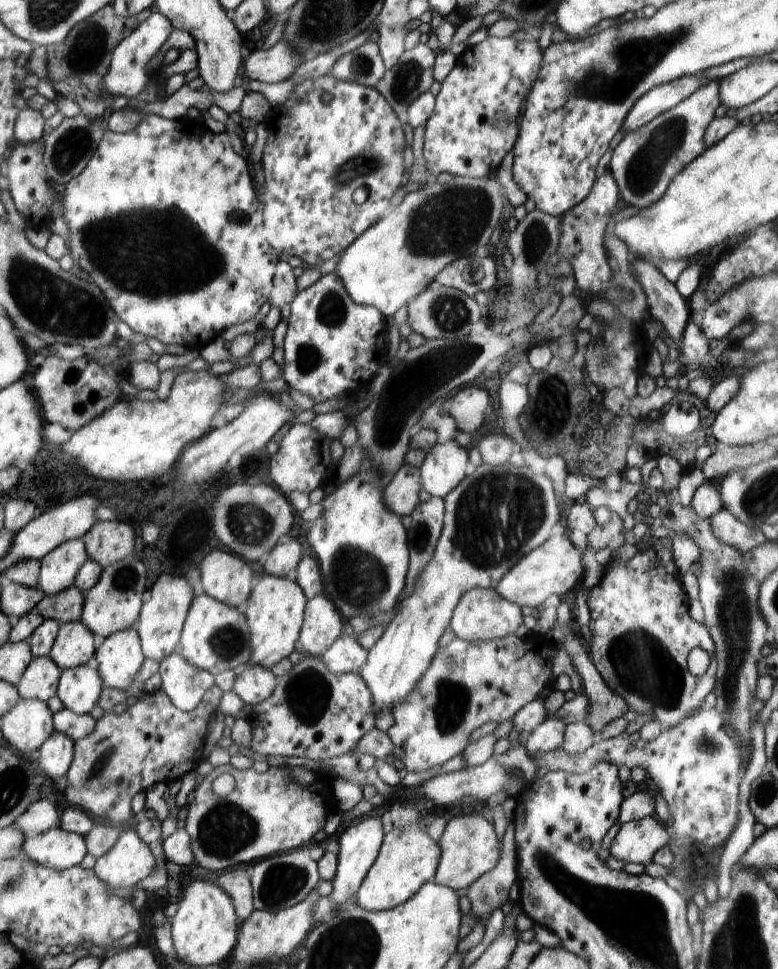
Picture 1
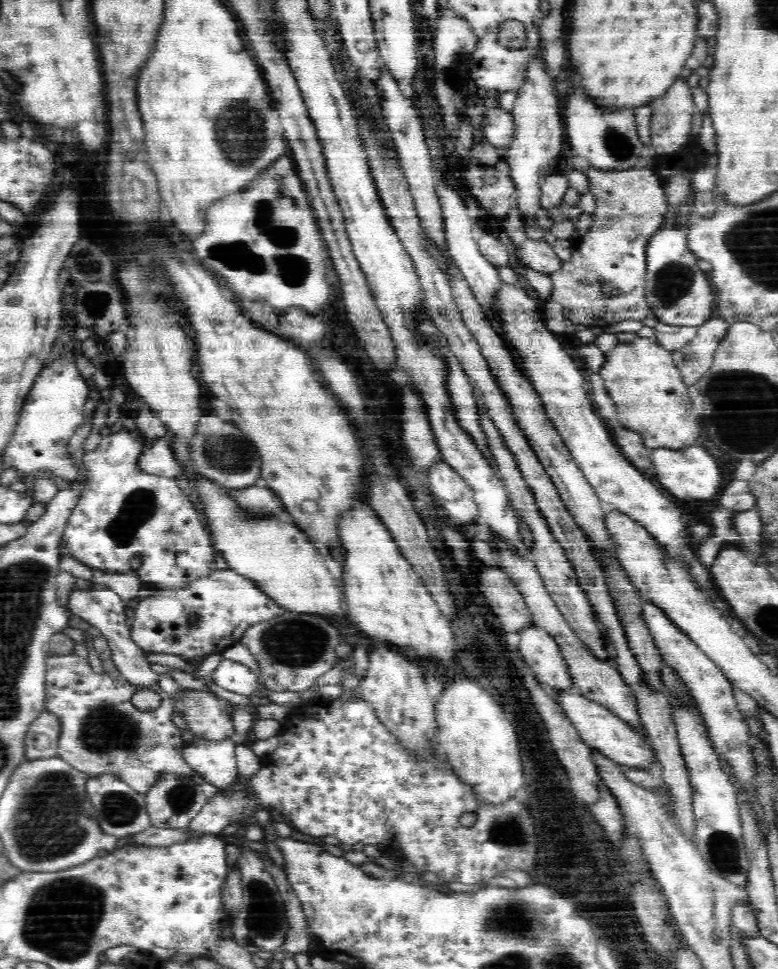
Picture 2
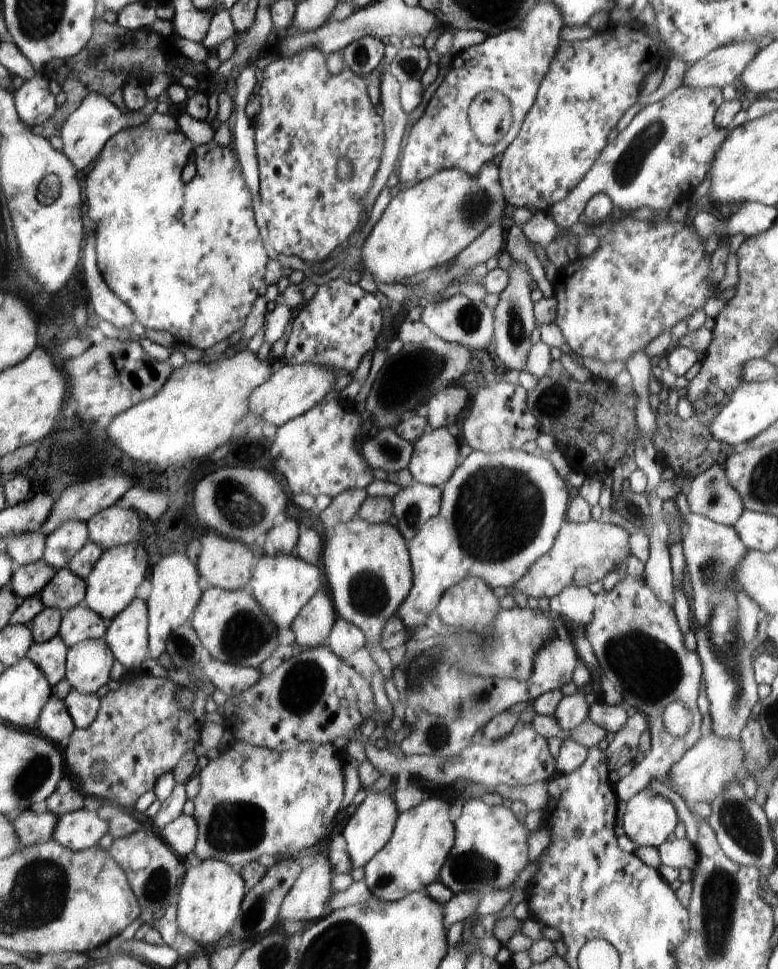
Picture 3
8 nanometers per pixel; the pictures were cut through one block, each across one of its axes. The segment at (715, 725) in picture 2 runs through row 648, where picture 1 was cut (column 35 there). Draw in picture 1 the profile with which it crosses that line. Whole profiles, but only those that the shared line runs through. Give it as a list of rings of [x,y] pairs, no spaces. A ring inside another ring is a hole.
[[[35,656],[18,688],[25,699],[47,703],[58,696],[62,675],[63,670],[51,656]]]

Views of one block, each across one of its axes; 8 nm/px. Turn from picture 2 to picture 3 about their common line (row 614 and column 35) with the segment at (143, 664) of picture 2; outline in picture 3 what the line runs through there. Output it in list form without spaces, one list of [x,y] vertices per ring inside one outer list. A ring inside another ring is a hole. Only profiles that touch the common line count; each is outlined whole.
[[[42,71],[25,80],[22,87],[15,93],[17,110],[24,123],[31,128],[50,122],[60,106],[57,96],[50,90],[50,80]]]

